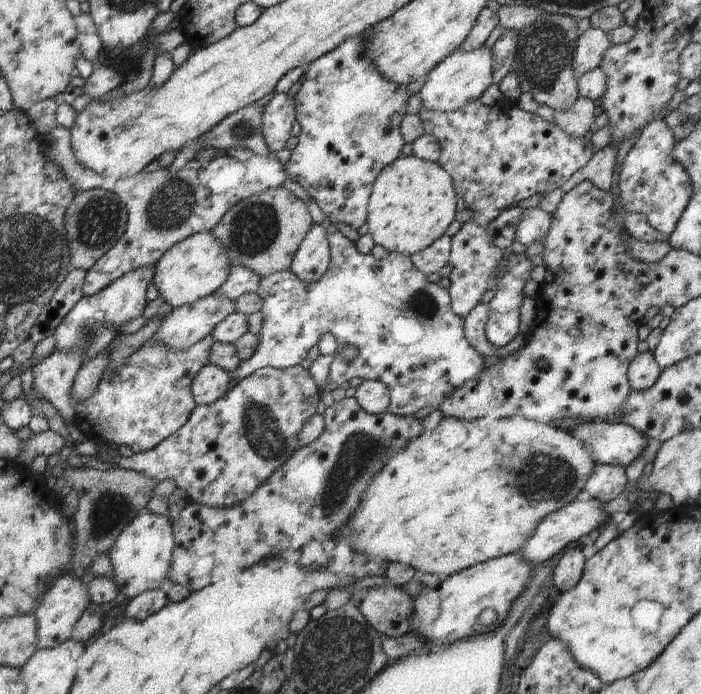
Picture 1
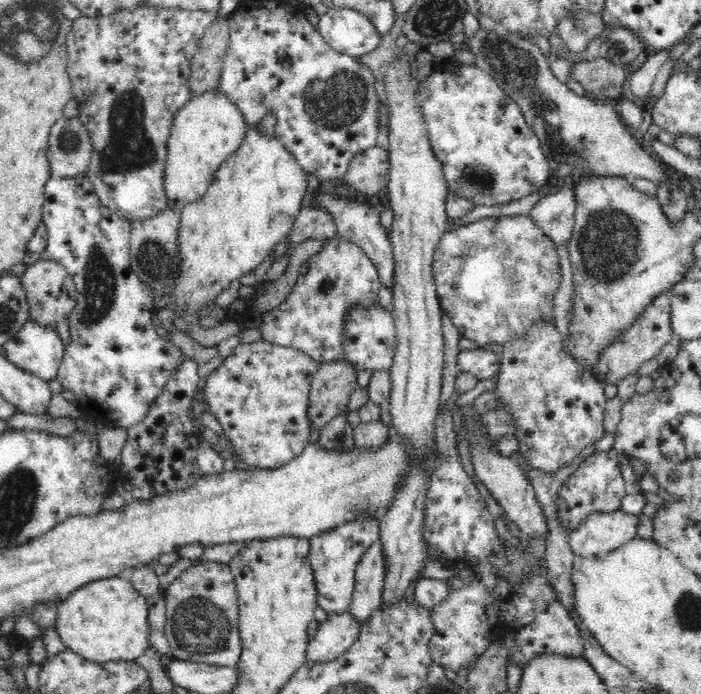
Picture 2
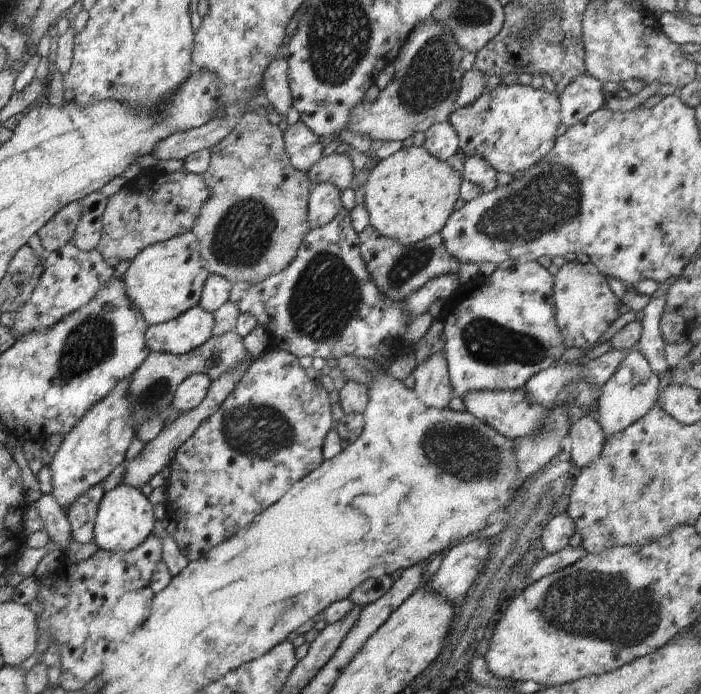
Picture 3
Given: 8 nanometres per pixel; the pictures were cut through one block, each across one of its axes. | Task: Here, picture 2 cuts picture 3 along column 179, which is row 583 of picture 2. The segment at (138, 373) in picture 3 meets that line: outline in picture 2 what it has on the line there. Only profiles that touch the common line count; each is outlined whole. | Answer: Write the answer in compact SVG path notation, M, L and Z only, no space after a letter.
M378 542L364 552L355 570L355 588L348 611L360 624L382 604L382 592L386 582L386 555L384 545Z

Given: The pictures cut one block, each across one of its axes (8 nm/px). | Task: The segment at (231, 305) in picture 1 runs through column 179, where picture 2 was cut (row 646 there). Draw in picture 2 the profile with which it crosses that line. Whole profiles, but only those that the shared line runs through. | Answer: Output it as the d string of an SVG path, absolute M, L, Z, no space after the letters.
M348 609L340 614L329 614L324 622L318 623L316 634L309 639L305 661L319 663L340 658L360 636L361 625Z

